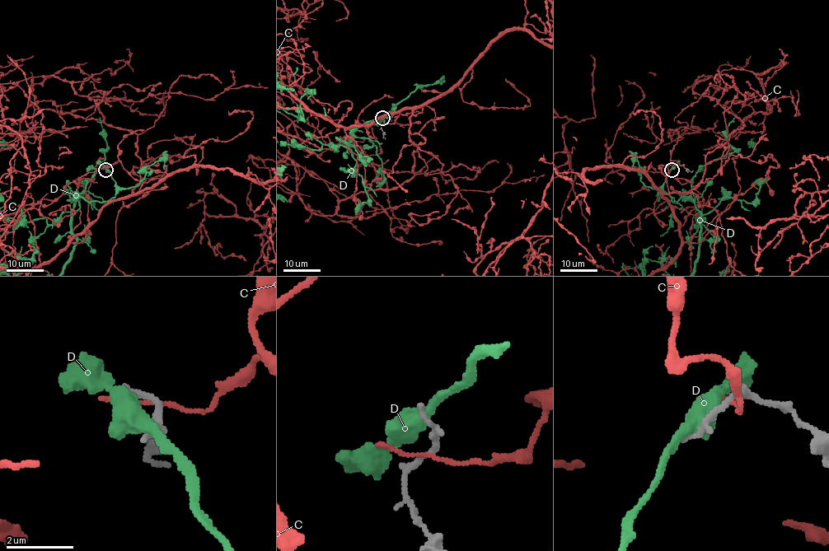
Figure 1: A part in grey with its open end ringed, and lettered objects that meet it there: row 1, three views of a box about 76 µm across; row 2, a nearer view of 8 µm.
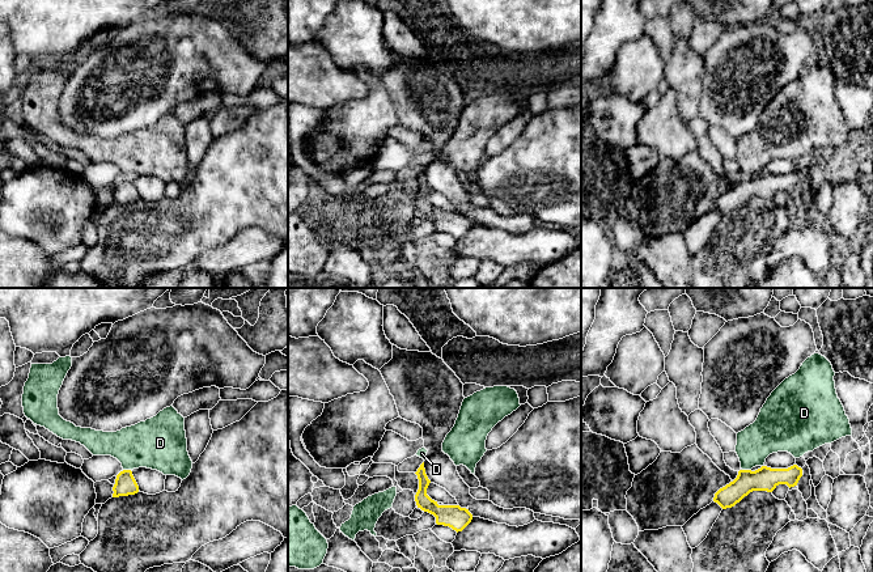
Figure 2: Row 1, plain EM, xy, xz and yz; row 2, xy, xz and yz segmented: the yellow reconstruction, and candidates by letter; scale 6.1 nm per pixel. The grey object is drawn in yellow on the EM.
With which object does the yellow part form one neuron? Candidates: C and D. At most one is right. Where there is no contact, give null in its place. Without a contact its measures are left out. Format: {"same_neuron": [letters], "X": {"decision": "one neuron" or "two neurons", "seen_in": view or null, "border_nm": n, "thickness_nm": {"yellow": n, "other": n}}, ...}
{"same_neuron": [], "C": {"decision": "two neurons", "seen_in": null}, "D": {"decision": "two neurons", "seen_in": "yz", "border_nm": 60, "thickness_nm": {"yellow": 140, "other": 220}}}

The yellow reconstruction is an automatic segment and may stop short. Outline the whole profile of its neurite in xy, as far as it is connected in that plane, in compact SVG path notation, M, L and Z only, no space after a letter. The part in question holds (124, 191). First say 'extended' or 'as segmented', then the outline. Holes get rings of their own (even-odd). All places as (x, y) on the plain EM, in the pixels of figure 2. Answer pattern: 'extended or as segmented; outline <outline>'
as segmented; outline M123 177L116 182L113 198L113 204L135 202L139 199L139 192L131 177Z

